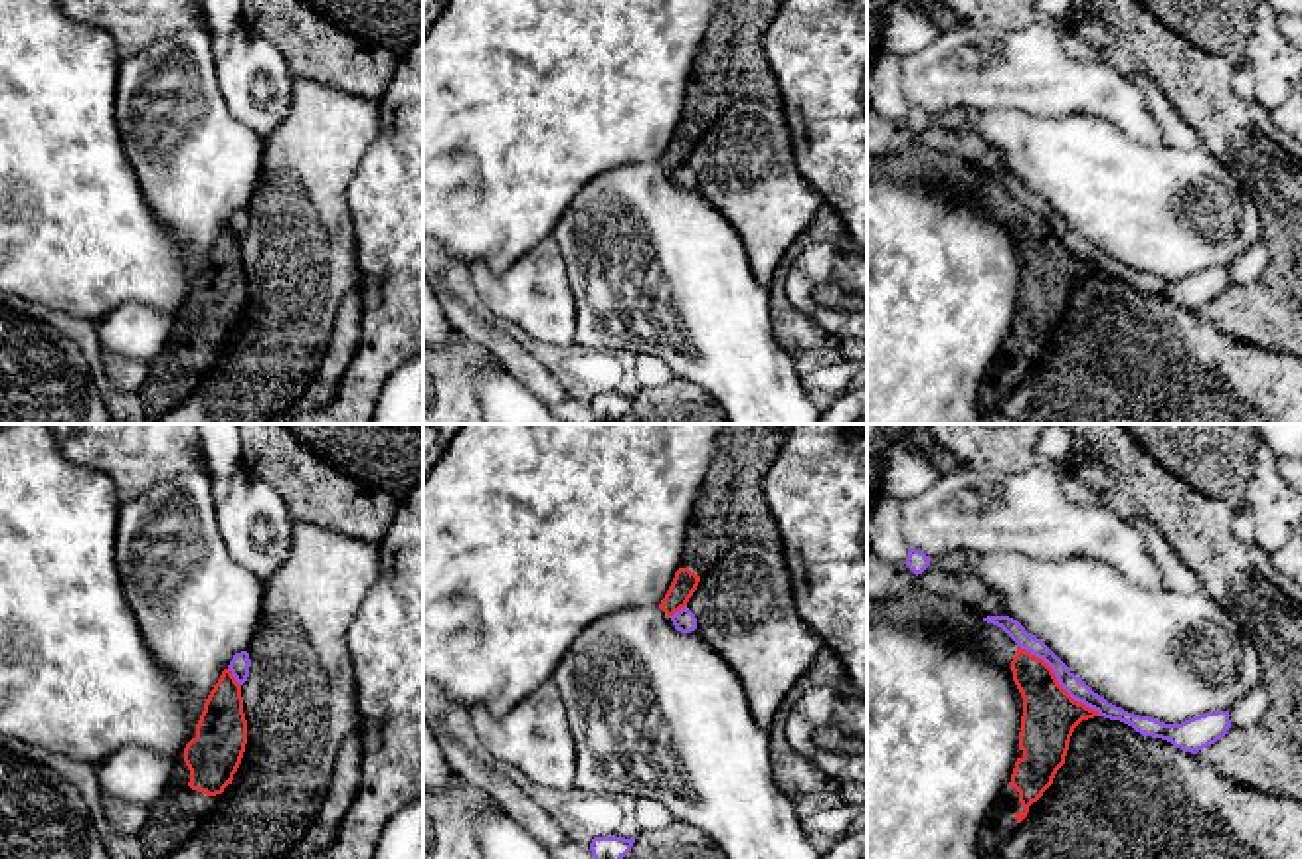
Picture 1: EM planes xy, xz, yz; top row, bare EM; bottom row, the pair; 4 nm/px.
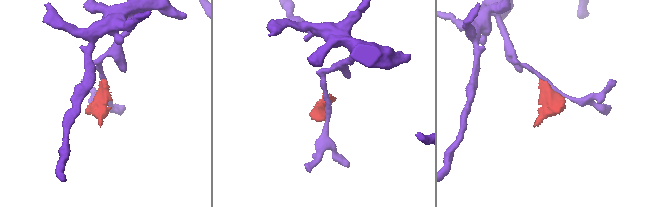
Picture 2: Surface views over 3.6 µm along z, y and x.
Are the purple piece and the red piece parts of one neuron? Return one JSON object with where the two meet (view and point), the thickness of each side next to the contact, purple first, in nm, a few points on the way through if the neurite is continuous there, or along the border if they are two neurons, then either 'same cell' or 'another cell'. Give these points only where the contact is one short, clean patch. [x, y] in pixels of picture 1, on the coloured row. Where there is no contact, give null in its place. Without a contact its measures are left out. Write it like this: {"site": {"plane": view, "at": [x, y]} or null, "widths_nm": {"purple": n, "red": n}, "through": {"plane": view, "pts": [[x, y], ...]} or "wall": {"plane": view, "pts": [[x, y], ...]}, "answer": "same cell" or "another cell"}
{"site": {"plane": "yz", "at": [1057, 679]}, "widths_nm": {"purple": 80, "red": 220}, "wall": {"plane": "yz", "pts": [[1020, 646], [1037, 656], [1075, 699], [1101, 715]]}, "answer": "another cell"}

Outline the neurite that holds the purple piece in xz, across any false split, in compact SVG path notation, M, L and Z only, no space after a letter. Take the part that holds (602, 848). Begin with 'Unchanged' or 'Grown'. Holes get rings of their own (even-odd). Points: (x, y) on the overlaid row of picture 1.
Unchanged. M594 837L590 851L594 859L623 859L635 843L635 837Z

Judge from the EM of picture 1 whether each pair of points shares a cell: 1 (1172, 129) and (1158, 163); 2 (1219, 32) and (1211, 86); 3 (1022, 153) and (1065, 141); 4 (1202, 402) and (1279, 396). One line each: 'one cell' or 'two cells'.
1: two cells
2: two cells
3: one cell
4: one cell

